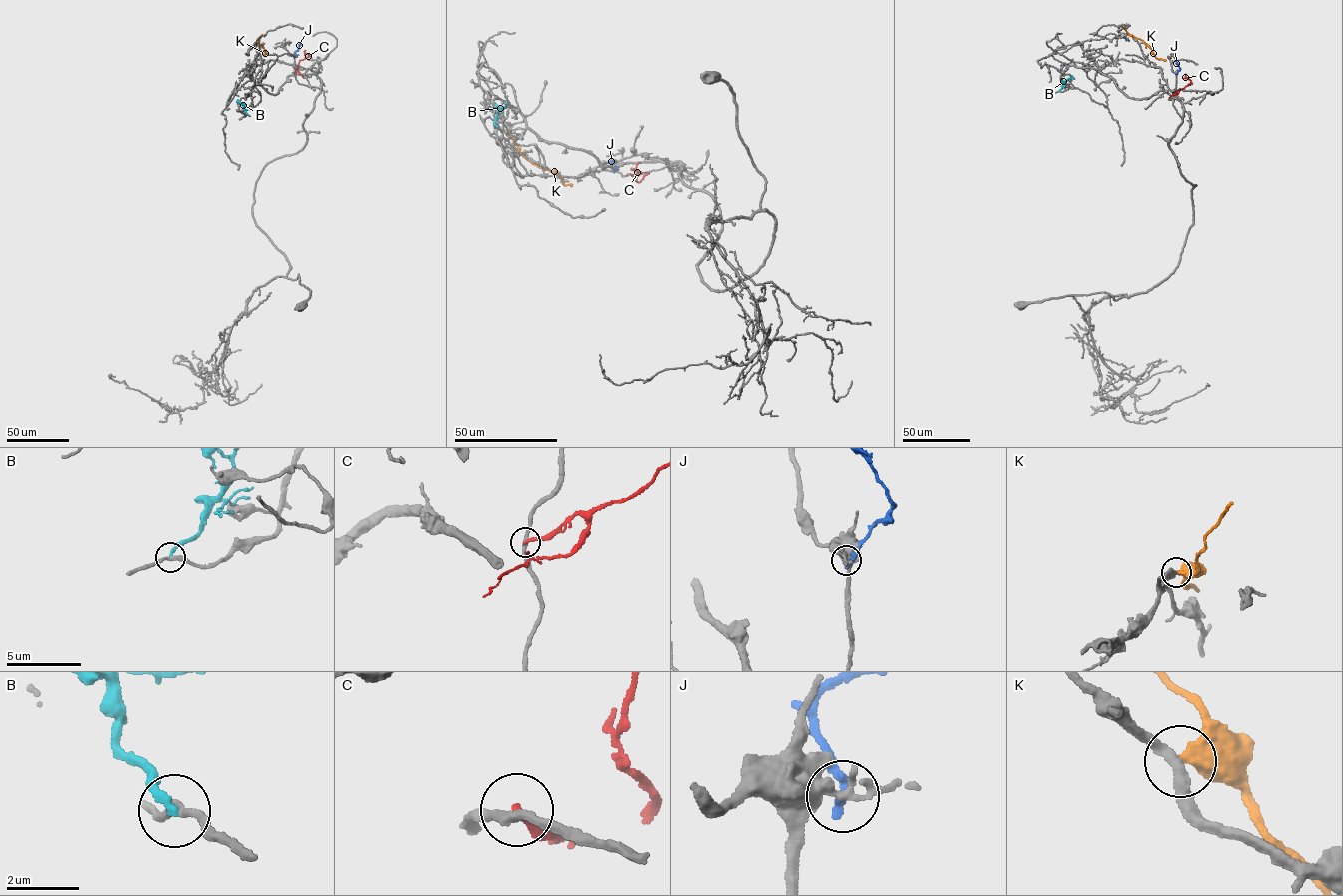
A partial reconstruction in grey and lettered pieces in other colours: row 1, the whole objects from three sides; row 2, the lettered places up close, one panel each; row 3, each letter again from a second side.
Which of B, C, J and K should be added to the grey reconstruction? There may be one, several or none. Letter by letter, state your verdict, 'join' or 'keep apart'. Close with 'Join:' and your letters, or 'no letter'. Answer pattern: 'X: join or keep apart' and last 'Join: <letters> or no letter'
B: keep apart
C: keep apart
J: keep apart
K: keep apart
Join: no letter

